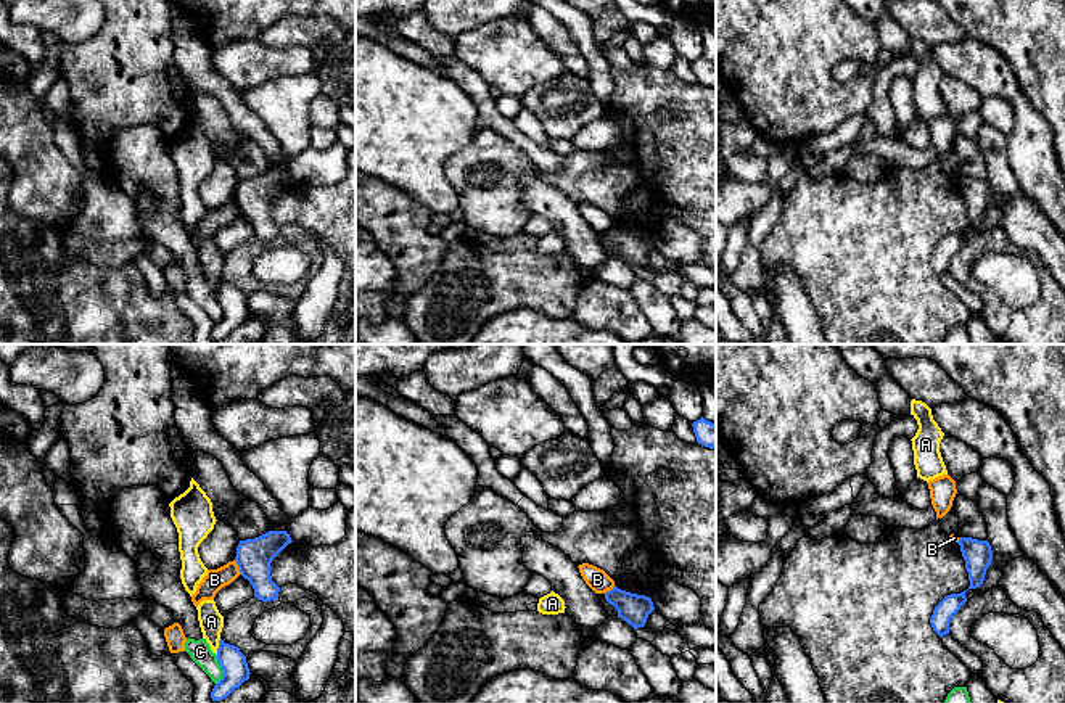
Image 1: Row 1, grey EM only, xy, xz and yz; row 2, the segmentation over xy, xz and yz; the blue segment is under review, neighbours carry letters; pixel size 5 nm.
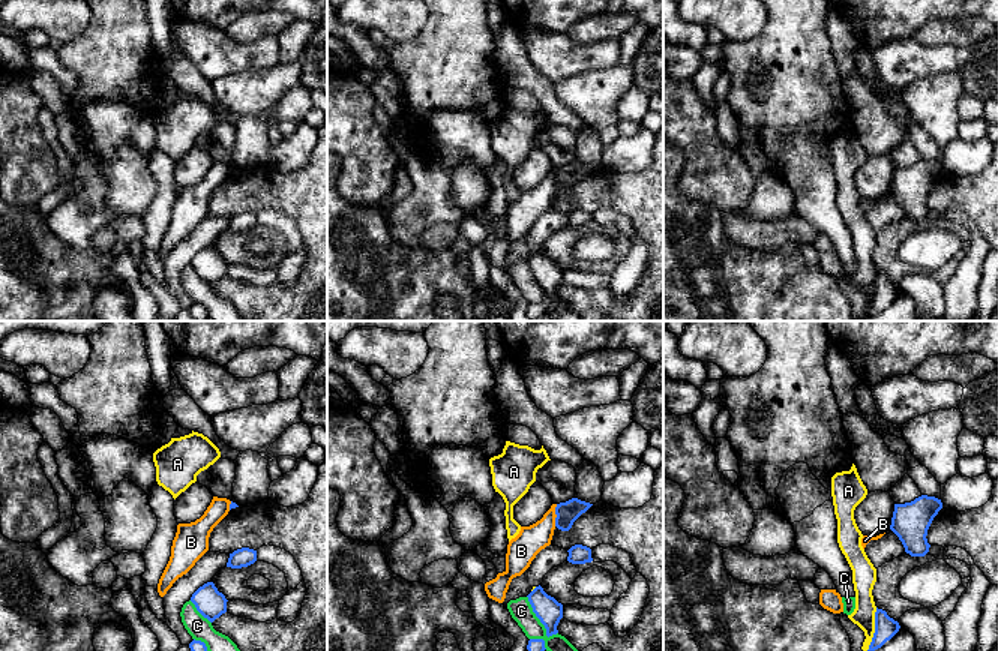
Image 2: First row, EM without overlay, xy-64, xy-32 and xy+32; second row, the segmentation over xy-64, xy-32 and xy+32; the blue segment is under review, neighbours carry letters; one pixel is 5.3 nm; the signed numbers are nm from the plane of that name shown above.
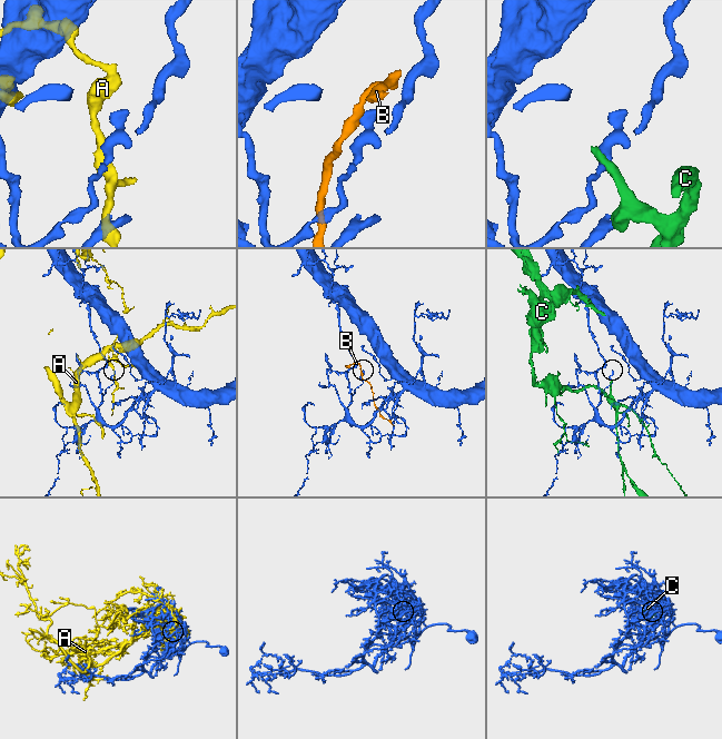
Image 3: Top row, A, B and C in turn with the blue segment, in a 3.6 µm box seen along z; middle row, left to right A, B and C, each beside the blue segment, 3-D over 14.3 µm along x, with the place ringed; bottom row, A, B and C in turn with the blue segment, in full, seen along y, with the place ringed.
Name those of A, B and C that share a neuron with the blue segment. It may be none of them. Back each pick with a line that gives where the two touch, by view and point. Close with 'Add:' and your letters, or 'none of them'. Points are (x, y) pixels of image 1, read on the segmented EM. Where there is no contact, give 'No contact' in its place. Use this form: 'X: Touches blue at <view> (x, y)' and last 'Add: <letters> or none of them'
Add: none of them

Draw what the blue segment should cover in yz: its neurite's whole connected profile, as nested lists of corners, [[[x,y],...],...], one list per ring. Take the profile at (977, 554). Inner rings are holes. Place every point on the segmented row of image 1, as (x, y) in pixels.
[[[959,537],[965,569],[968,573],[968,589],[977,589],[983,584],[988,566],[993,561],[993,550],[988,541],[972,537]]]

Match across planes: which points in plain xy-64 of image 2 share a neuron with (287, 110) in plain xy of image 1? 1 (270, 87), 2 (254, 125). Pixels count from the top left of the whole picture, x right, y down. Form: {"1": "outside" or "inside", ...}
{"1": "inside", "2": "outside"}

